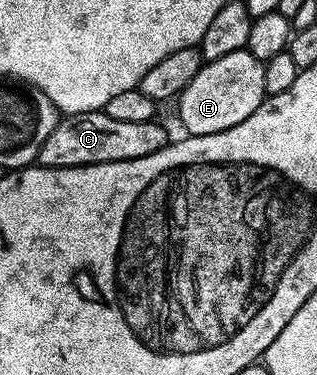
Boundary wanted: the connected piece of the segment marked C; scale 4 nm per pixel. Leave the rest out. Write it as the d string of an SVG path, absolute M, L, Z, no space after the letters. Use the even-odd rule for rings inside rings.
M92 110L62 117L55 132L51 132L47 140L43 140L43 148L39 148L36 165L71 168L94 166L104 162L139 160L139 156L151 156L151 152L159 152L171 141L171 135L159 123L157 120L143 124L115 120L112 116L107 116L104 110Z

